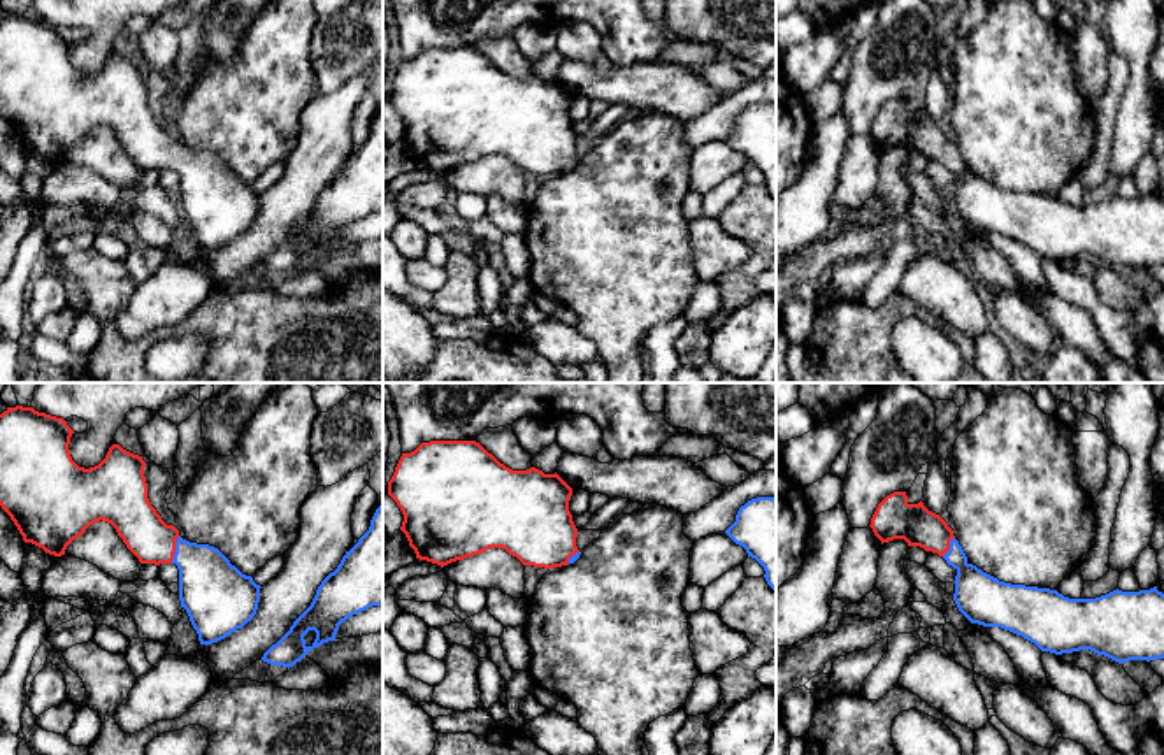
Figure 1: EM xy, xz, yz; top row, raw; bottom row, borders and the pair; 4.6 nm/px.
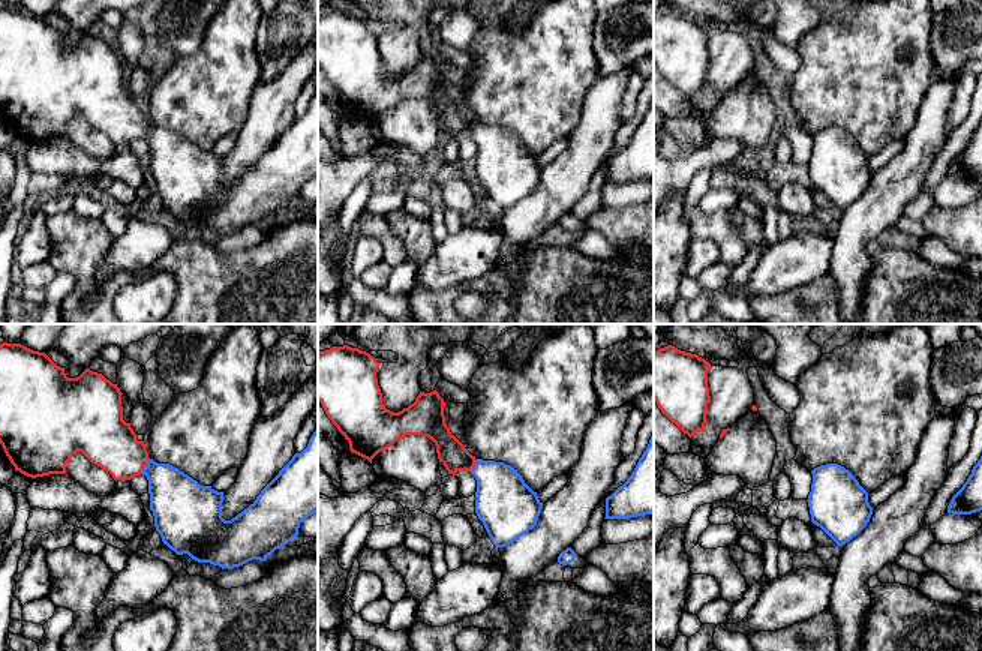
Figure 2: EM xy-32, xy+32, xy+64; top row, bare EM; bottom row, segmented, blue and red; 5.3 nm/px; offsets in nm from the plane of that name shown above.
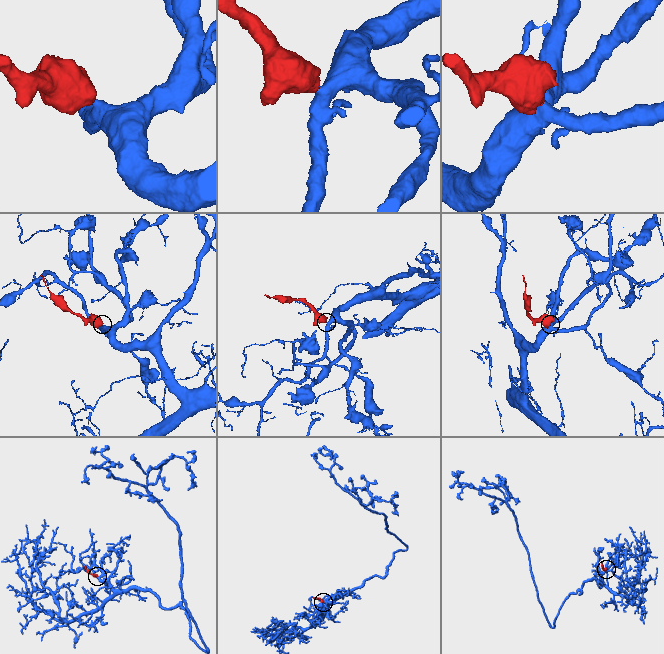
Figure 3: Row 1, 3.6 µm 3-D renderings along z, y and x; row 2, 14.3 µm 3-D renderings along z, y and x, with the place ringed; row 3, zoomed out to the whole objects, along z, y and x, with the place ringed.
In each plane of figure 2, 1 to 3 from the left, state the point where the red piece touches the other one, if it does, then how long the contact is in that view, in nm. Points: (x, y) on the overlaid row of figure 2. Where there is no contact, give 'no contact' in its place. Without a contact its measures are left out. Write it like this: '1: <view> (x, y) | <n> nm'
1: xy-32 (146, 467) | 100 nm
2: xy+32 (476, 465) | 80 nm
3: no contact

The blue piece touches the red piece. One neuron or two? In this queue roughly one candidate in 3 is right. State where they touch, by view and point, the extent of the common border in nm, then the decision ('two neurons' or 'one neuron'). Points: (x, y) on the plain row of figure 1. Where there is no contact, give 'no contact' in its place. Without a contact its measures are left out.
meets blue in xy at (176, 157); contact 130 nm long; one neuron

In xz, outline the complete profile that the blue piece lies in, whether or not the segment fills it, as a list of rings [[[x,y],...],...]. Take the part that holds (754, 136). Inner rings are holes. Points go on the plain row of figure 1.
[[[776,104],[748,107],[725,140],[764,174],[764,184],[776,198]]]

